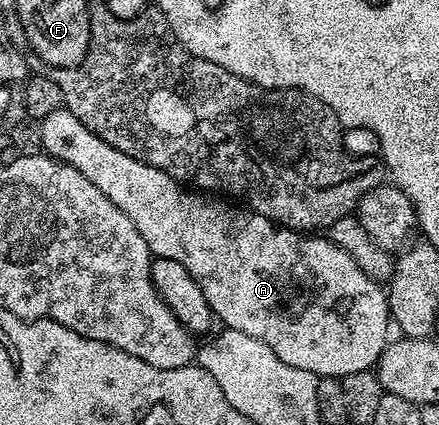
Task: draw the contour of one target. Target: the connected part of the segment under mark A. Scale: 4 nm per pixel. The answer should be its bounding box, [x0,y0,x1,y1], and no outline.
[40,107,392,379]

